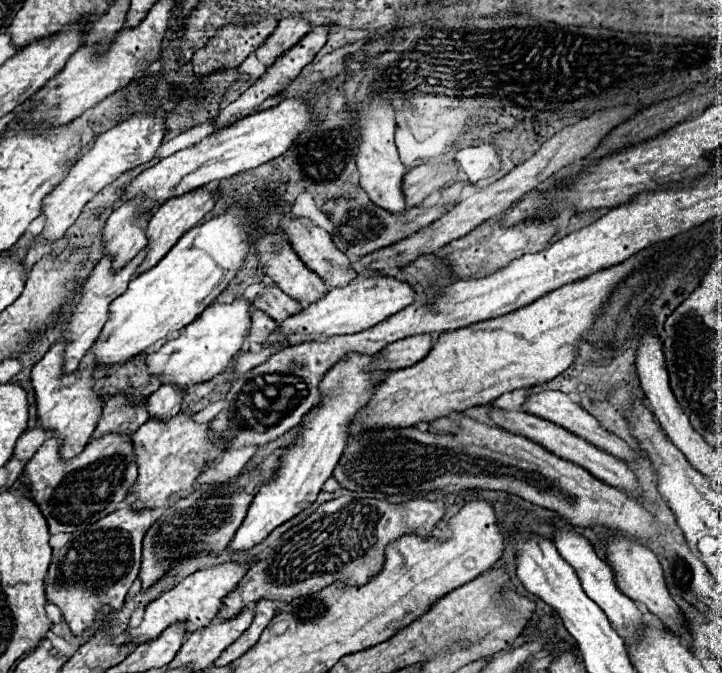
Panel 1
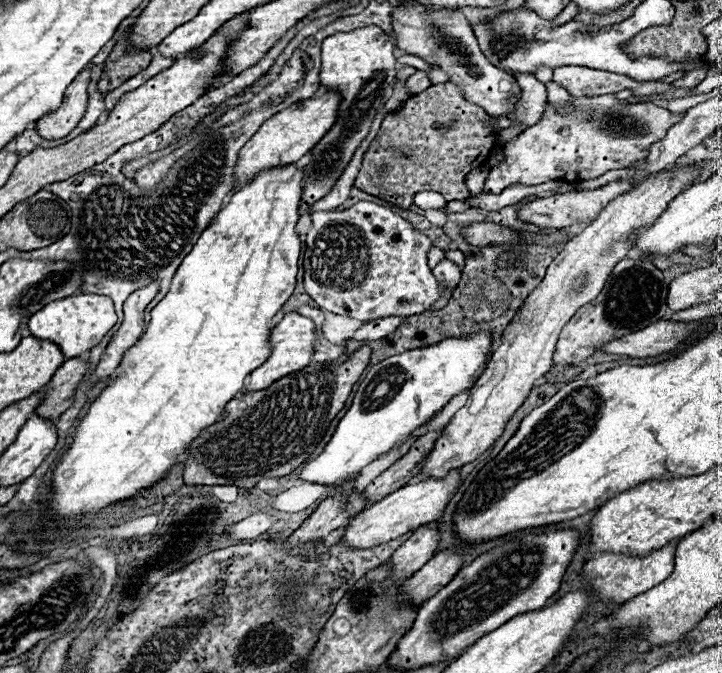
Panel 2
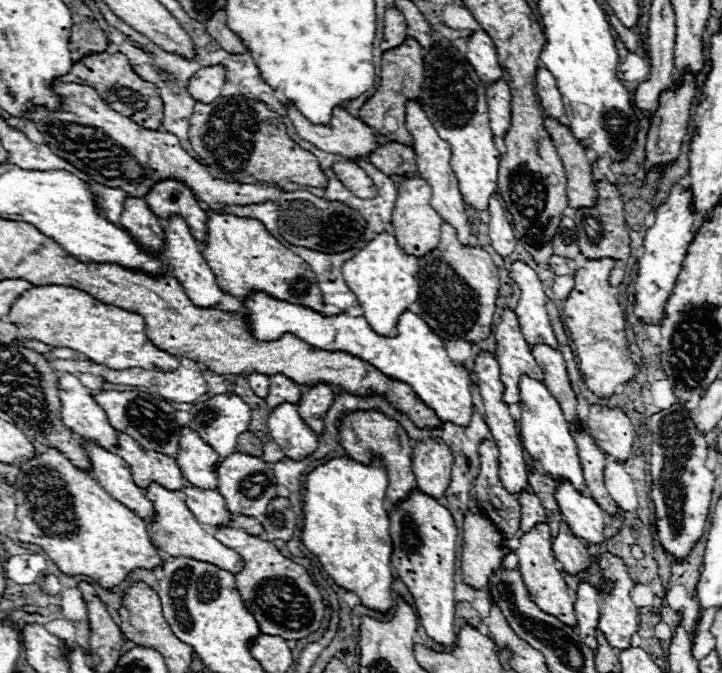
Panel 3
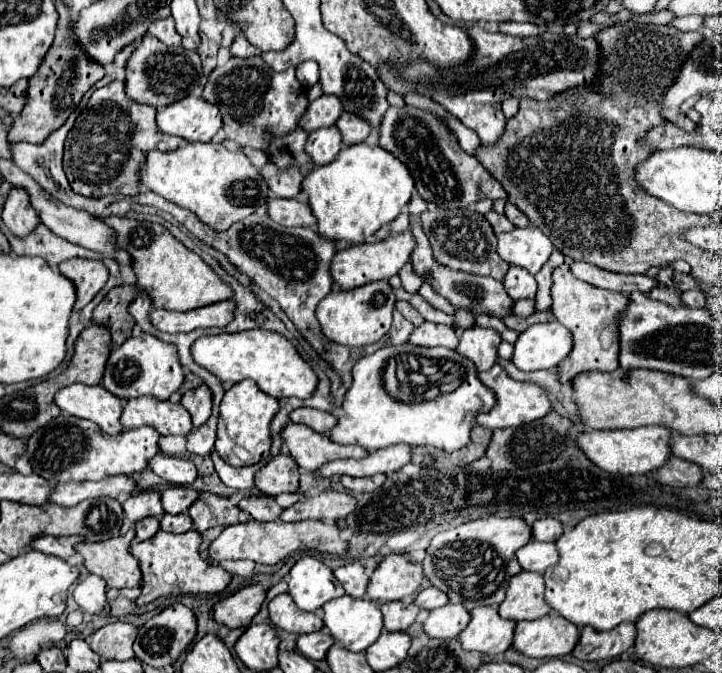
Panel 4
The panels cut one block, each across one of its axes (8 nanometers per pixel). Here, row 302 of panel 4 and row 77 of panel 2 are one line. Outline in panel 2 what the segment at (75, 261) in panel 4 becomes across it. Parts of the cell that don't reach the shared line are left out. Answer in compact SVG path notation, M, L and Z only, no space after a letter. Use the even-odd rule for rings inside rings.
M88 70L80 72L72 80L72 84L66 88L62 106L56 112L52 112L36 122L36 126L38 126L36 130L42 138L46 138L46 140L64 138L80 122L80 118L86 112L86 104L88 104L88 90L86 90L88 88L88 74L90 74Z

